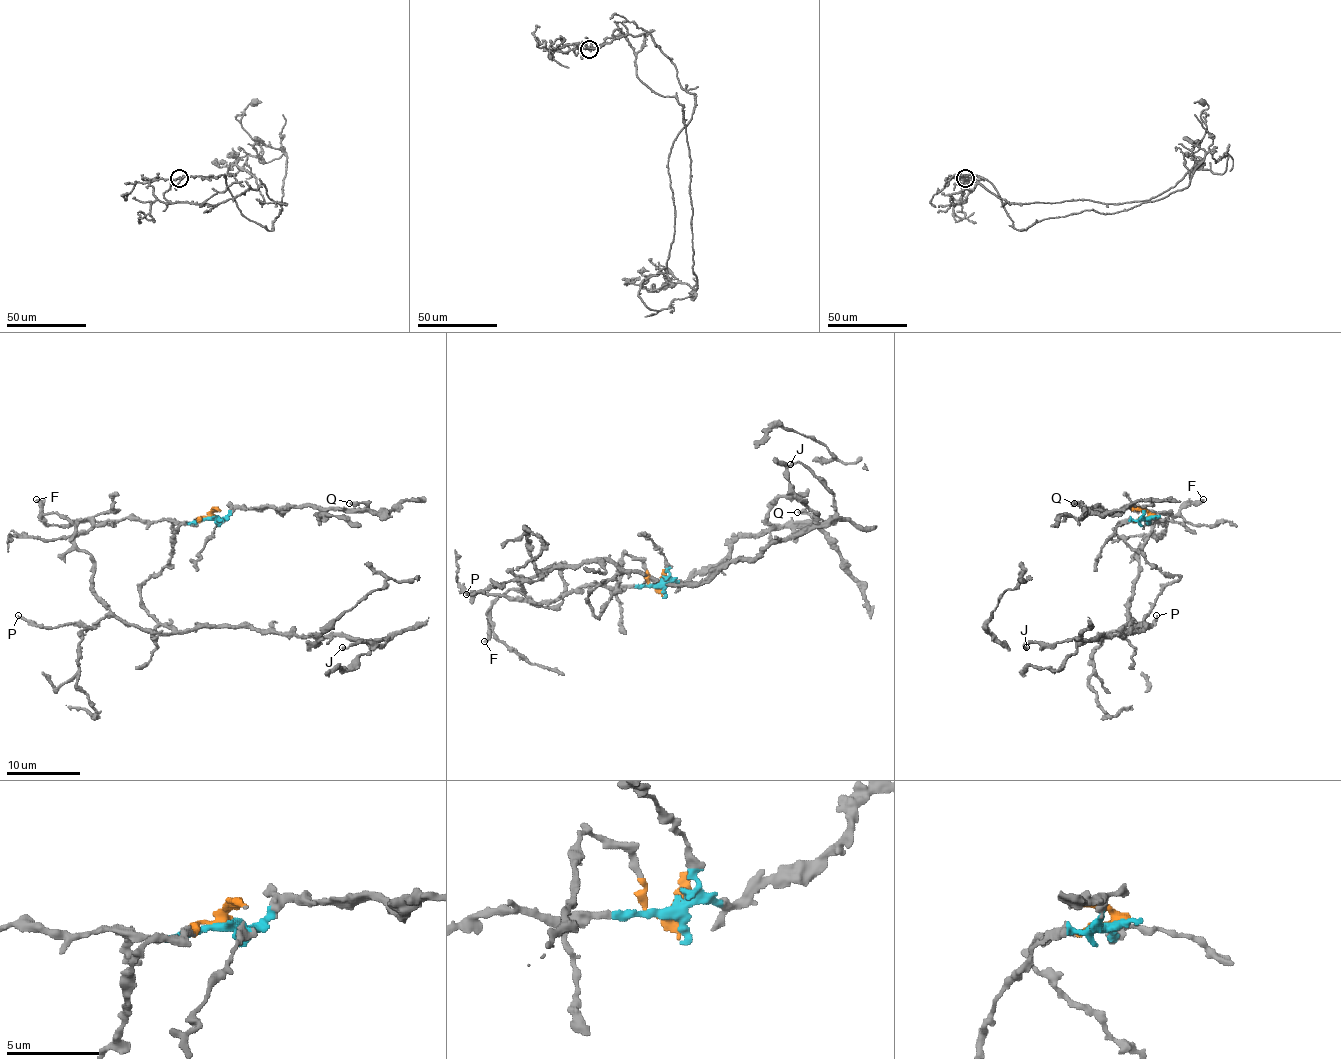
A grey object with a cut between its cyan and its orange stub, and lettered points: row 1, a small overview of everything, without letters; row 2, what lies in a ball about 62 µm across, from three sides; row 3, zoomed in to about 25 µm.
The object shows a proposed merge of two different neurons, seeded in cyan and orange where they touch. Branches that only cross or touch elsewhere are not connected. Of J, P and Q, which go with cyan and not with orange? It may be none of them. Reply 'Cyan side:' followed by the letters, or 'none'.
Cyan side: Q

